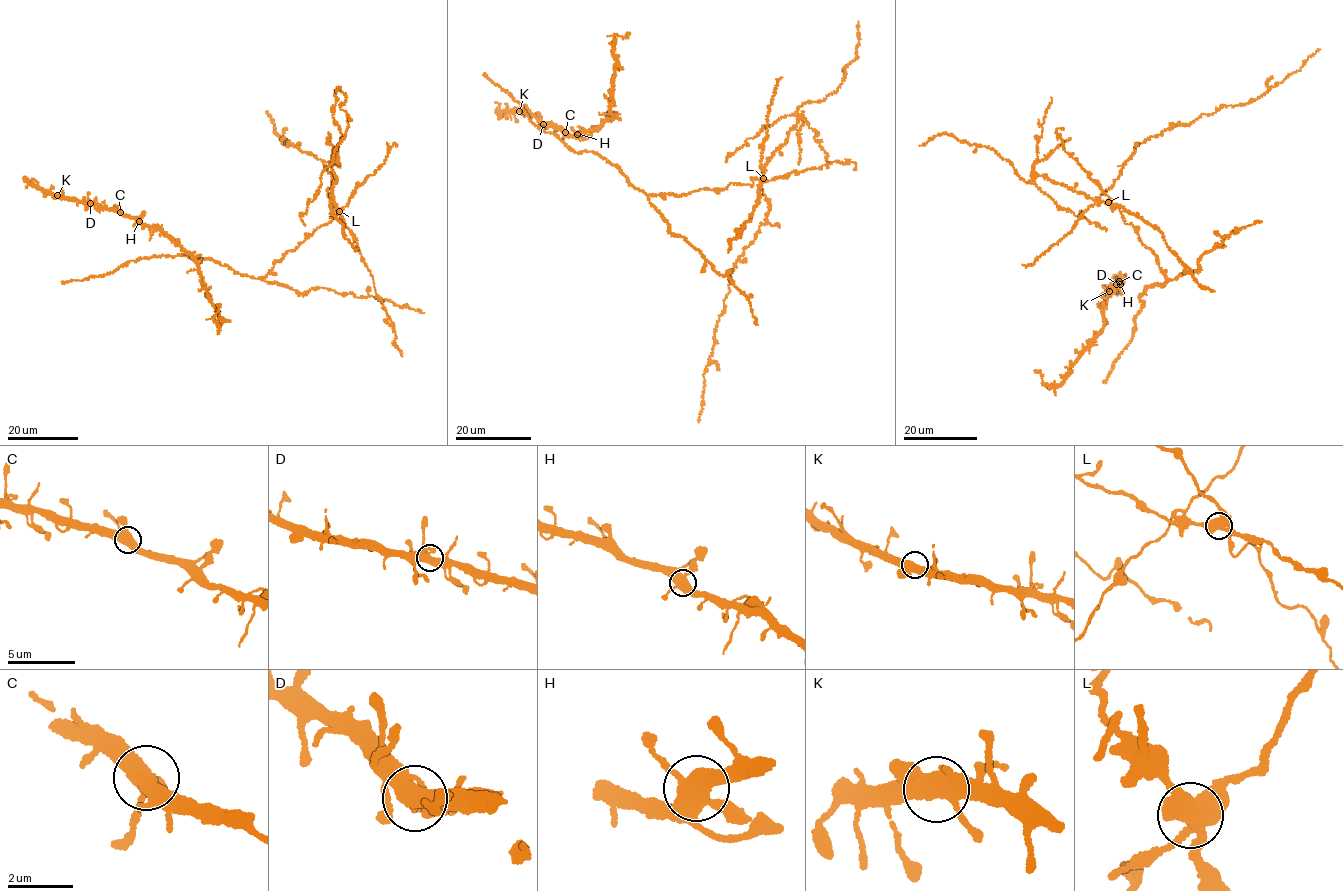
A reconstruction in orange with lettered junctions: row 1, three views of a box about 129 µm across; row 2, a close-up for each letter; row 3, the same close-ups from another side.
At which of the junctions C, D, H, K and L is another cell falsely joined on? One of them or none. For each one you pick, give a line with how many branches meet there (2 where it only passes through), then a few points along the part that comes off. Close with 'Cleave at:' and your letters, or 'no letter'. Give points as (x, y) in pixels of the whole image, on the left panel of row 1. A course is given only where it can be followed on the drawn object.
L: 4 branches meet; foreign part runs (339, 211), (329, 199), (333, 177), (323, 161), (282, 142), (286, 145), (266, 111)
Cleave at: L

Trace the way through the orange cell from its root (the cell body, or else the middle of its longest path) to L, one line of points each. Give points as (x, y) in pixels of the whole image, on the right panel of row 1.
L: (1143, 243), (1134, 226), (1124, 221), (1117, 206), (1111, 209), (1109, 201)

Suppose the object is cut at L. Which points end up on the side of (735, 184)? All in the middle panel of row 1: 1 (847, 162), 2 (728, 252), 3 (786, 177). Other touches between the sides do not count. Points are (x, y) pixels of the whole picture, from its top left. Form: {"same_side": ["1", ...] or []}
{"same_side": ["1", "3"]}

